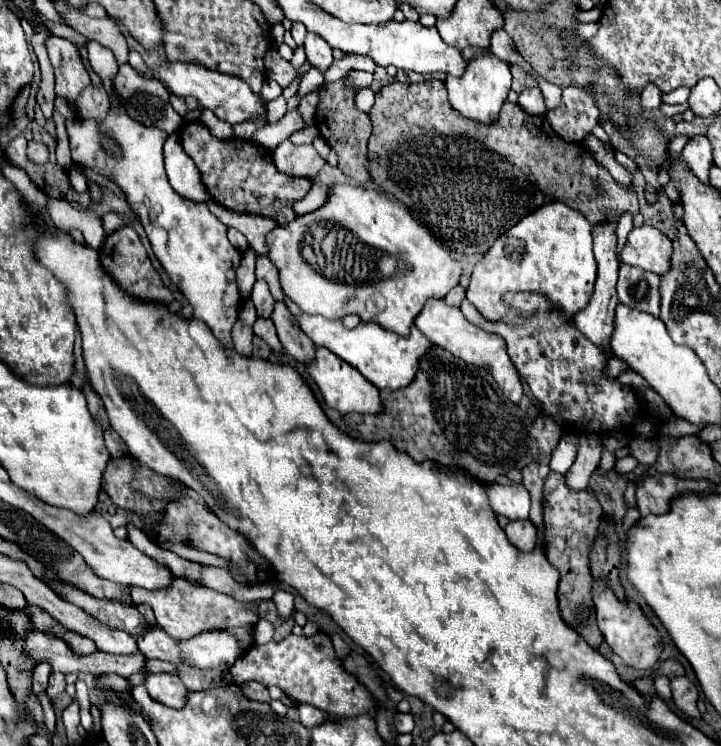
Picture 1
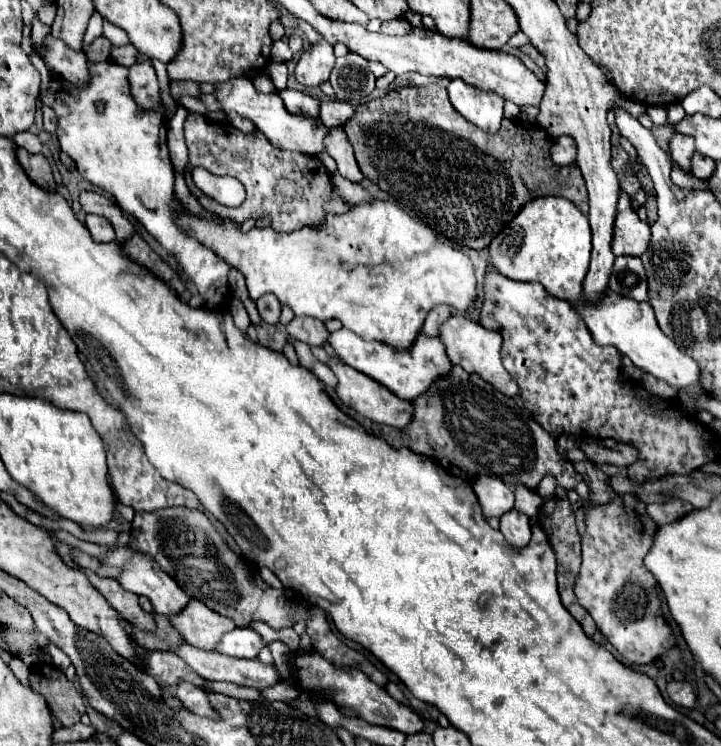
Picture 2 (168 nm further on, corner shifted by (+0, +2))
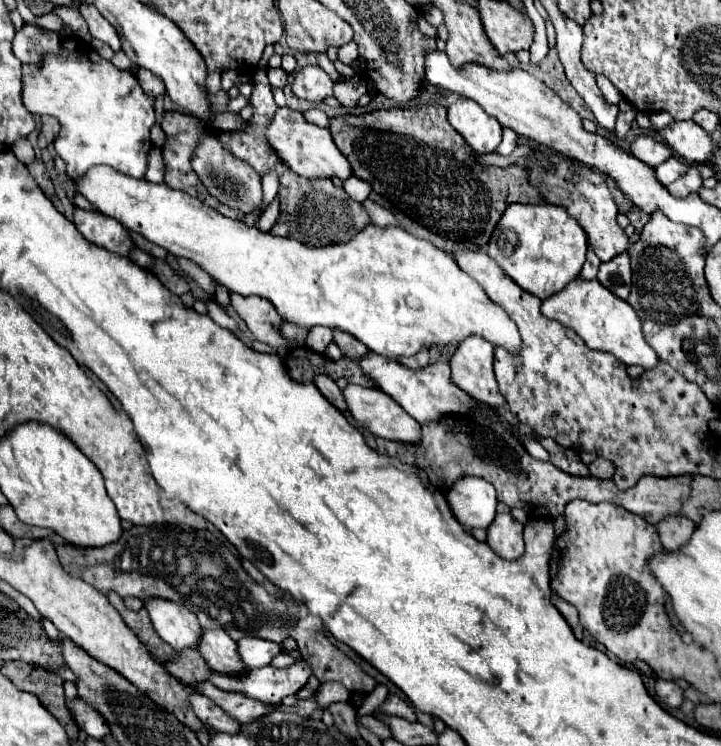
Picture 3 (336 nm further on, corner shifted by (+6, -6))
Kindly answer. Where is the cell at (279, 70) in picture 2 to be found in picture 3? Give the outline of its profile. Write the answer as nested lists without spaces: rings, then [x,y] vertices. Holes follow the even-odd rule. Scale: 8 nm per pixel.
[[[268,69],[268,79],[272,87],[284,87],[288,83],[288,75],[282,69]]]

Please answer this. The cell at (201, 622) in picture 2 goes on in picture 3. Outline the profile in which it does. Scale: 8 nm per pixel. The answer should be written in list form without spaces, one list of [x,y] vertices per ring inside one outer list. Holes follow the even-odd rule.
[[[204,629],[198,641],[198,653],[214,671],[244,671],[236,655],[236,641],[220,629]]]

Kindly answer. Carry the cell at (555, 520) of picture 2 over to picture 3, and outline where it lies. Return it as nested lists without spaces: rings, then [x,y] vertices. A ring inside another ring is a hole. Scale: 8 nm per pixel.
[[[556,591],[552,593],[552,603],[558,607],[558,611],[562,613],[562,617],[568,621],[568,625],[572,627],[572,631],[574,631],[574,635],[576,635],[576,639],[582,639],[582,625],[580,625],[580,621],[578,621],[578,611],[576,611],[576,607],[572,607],[568,601],[564,601]]]

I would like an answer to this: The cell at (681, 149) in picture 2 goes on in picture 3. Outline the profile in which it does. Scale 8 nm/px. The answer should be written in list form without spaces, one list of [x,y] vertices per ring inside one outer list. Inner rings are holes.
[[[642,135],[636,137],[636,141],[632,143],[632,153],[634,153],[634,157],[638,157],[640,161],[644,161],[650,167],[656,167],[656,165],[664,163],[666,159],[674,157],[670,145],[656,141],[652,137],[642,137]]]

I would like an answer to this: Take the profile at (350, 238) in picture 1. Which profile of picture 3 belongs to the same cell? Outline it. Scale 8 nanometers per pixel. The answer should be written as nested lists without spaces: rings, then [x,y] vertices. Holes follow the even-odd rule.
[[[92,167],[92,171],[88,171],[84,179],[78,179],[76,185],[100,213],[118,219],[126,229],[140,233],[148,241],[164,247],[168,253],[192,259],[228,291],[244,297],[260,295],[270,299],[280,317],[298,327],[312,329],[314,325],[324,325],[350,333],[370,351],[386,359],[412,357],[420,351],[420,347],[430,345],[458,345],[468,335],[480,335],[512,353],[520,349],[522,341],[512,319],[500,309],[500,305],[488,299],[472,277],[458,267],[456,259],[438,249],[434,243],[418,239],[402,227],[378,227],[370,223],[346,243],[332,247],[308,247],[296,239],[262,233],[258,227],[248,227],[244,221],[232,221],[206,203],[192,199],[182,191],[170,189],[166,183],[154,185],[146,179],[132,179],[124,173],[112,171],[110,167]]]

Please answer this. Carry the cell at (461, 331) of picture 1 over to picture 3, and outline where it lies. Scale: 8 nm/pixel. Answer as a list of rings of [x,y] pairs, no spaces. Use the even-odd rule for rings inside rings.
[[[480,335],[466,337],[450,359],[452,381],[470,397],[498,409],[506,403],[506,399],[498,391],[492,363],[494,345]]]

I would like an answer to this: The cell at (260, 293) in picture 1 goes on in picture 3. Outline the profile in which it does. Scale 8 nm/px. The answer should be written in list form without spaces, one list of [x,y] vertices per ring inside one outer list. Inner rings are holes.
[[[230,293],[234,311],[246,321],[250,333],[276,349],[286,349],[286,339],[280,337],[278,327],[282,323],[280,315],[272,307],[272,303],[264,297],[242,297],[236,293]]]

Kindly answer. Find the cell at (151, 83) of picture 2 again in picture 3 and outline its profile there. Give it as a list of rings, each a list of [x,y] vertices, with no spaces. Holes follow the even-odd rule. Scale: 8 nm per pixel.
[[[138,69],[136,79],[138,79],[140,87],[144,89],[144,93],[150,97],[156,97],[156,95],[160,95],[160,91],[164,91],[164,83],[160,83],[160,77],[148,69]]]

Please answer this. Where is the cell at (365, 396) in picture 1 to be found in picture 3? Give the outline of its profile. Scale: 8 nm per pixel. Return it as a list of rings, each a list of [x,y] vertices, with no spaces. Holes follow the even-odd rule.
[[[346,385],[344,387],[344,399],[348,405],[348,411],[352,417],[366,427],[372,435],[390,439],[390,441],[404,441],[404,443],[416,443],[420,439],[420,423],[412,419],[396,401],[392,401],[384,391],[378,391],[374,387],[362,387],[362,385]]]

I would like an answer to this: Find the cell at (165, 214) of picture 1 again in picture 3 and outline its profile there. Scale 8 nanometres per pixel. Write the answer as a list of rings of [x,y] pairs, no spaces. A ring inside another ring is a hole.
[[[72,37],[62,41],[60,55],[52,55],[44,67],[22,67],[22,99],[32,115],[52,115],[60,121],[62,129],[54,139],[56,153],[66,163],[66,173],[72,181],[78,181],[96,165],[108,165],[130,177],[144,179],[148,169],[148,153],[152,149],[150,129],[156,123],[152,97],[144,95],[136,77],[130,71],[116,69],[110,61],[96,55],[96,51],[82,39]]]

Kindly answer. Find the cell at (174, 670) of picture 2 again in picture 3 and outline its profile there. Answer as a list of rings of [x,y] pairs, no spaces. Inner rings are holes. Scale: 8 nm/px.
[[[208,681],[198,683],[194,691],[212,699],[218,707],[222,707],[232,719],[238,719],[240,723],[248,723],[248,719],[256,719],[256,715],[268,713],[266,703],[256,703],[256,699],[248,699],[246,695],[232,695],[228,691],[220,691],[218,687],[212,687],[212,683]]]

